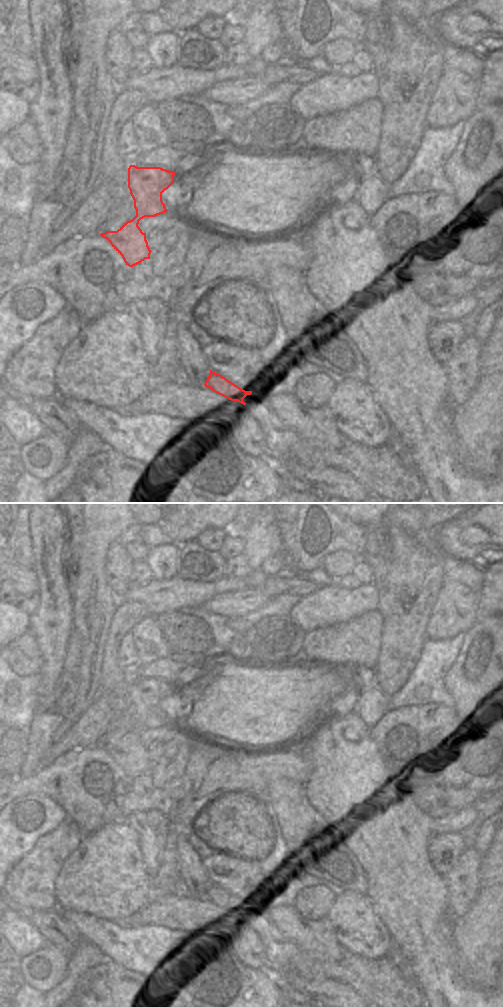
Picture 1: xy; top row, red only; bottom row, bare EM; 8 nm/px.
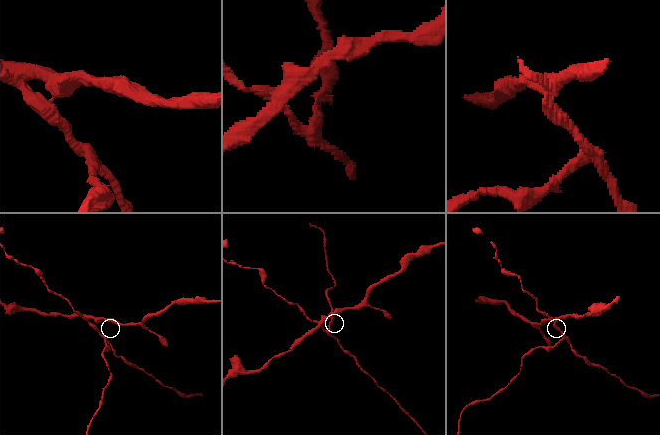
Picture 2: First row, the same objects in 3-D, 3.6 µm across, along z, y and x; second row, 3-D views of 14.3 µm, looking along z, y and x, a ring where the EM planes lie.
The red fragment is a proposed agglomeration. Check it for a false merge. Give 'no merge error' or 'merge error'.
merge error

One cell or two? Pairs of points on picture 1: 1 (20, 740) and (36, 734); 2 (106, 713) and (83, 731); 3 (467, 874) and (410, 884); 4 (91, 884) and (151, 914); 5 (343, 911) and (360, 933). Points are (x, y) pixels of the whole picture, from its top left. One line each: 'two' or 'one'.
1: two
2: one
3: two
4: two
5: one

